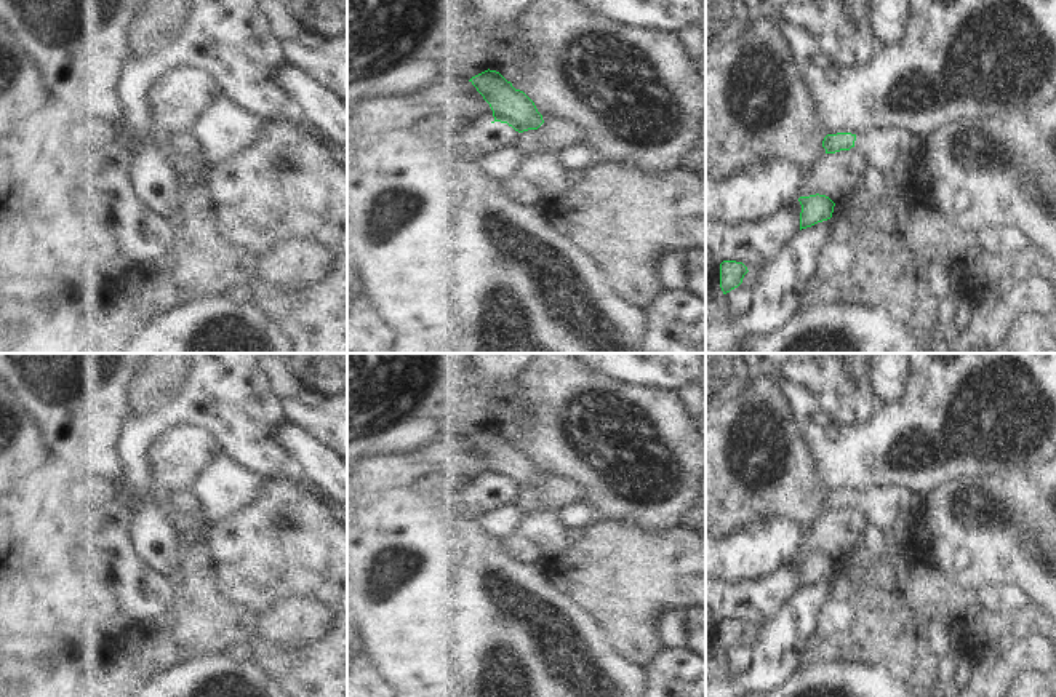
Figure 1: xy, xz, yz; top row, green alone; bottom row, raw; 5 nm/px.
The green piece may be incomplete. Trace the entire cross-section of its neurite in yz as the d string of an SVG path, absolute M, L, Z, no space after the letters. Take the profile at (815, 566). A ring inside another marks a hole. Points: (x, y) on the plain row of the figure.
M810 553L798 556L802 563L800 588L832 576L835 561L826 553Z

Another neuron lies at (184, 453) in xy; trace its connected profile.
M176 425L166 432L149 454L157 494L190 492L219 448L211 433L194 425Z

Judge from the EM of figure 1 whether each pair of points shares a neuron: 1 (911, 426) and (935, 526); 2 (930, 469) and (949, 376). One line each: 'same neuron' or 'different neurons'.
1: different neurons
2: same neuron

